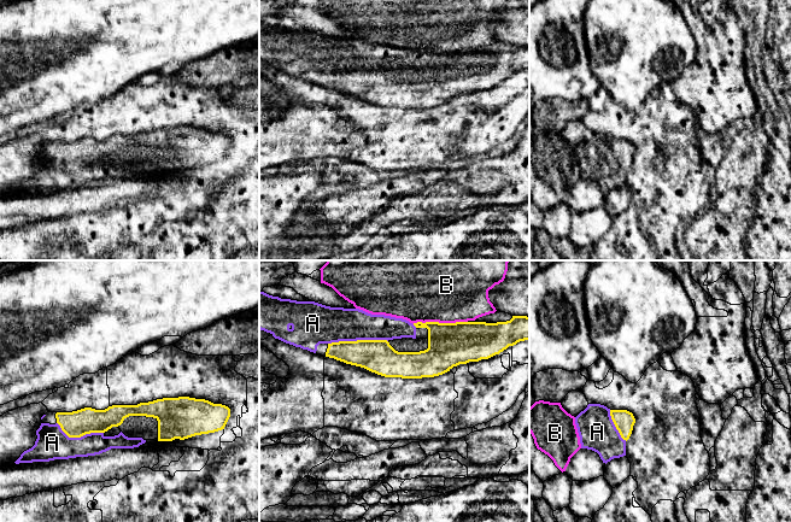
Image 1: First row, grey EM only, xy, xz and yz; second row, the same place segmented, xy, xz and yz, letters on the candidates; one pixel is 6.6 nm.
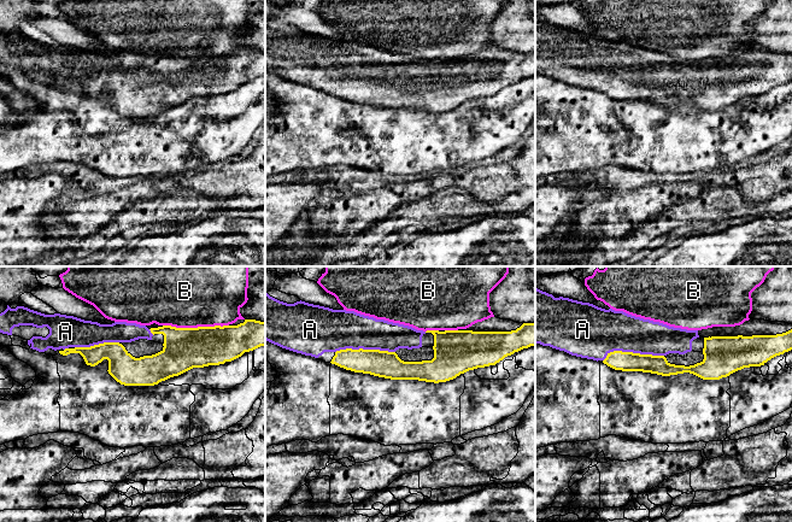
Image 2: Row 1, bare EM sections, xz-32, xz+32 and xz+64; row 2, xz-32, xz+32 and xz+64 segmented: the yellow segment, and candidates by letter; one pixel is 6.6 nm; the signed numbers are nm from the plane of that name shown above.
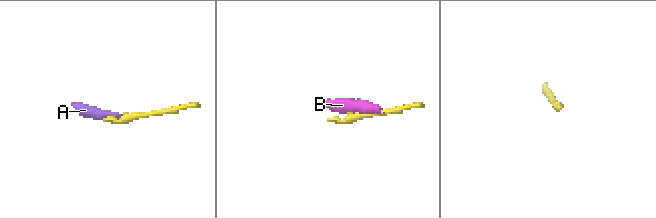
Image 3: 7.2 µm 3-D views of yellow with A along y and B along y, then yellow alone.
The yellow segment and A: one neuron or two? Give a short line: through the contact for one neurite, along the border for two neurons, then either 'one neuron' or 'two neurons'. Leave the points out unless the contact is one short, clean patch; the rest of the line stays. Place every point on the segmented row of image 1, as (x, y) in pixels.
one neuron

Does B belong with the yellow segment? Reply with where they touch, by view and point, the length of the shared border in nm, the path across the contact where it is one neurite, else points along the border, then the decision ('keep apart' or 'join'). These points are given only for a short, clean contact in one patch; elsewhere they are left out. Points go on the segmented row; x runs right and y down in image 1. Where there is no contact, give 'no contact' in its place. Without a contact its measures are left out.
xz (438, 322) | 360 nm | keep apart

